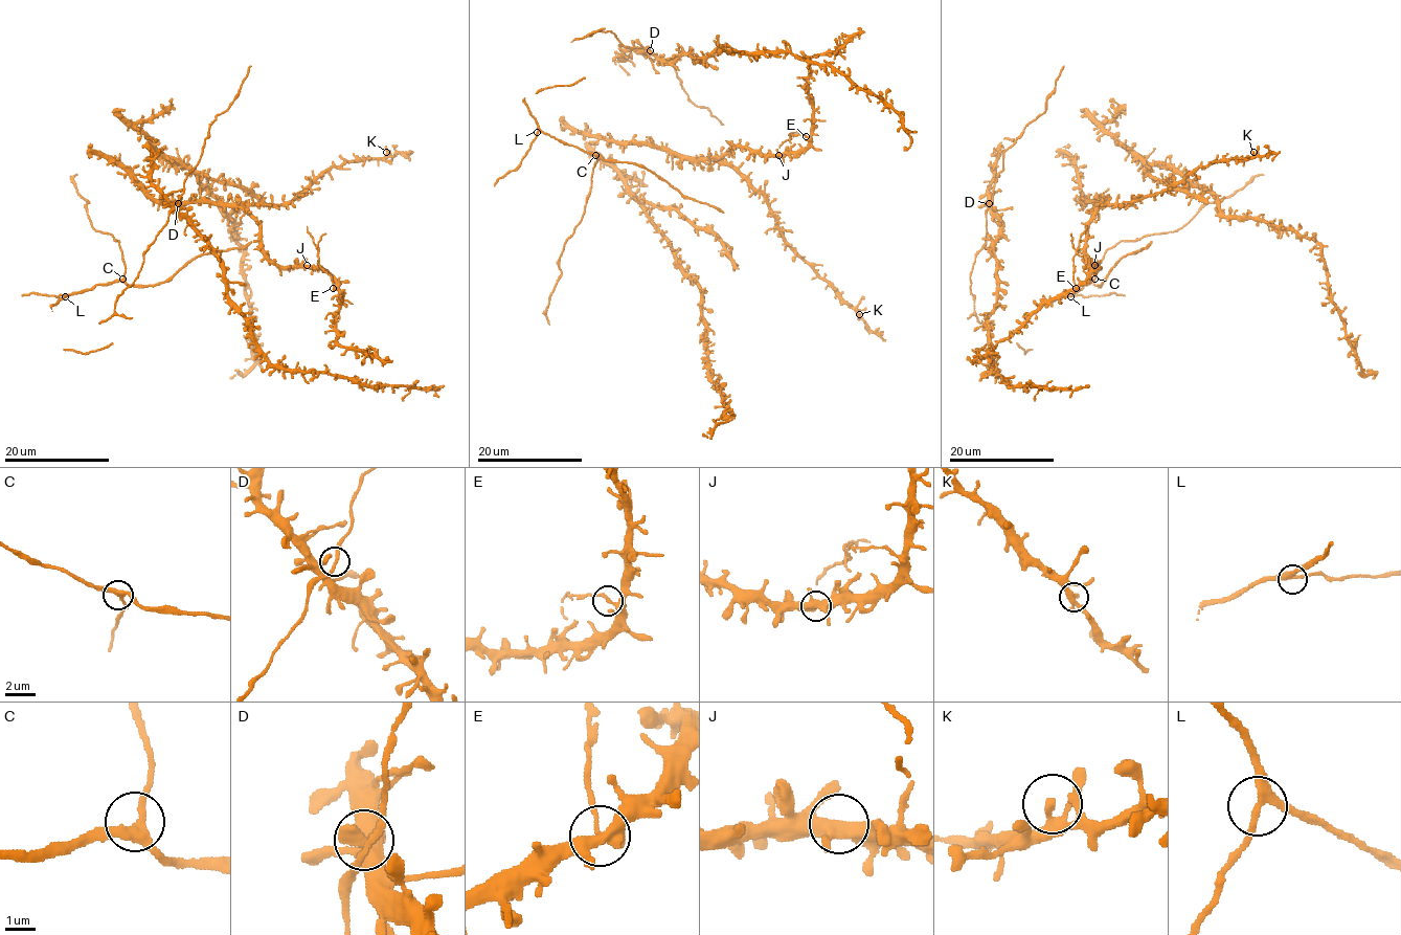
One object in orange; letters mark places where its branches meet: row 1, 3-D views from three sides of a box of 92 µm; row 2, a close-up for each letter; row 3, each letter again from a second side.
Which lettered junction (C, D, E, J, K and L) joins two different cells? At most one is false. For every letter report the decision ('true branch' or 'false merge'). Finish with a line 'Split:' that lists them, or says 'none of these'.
C: true branch
D: true branch
E: false merge
J: true branch
K: true branch
L: true branch
Split: E

